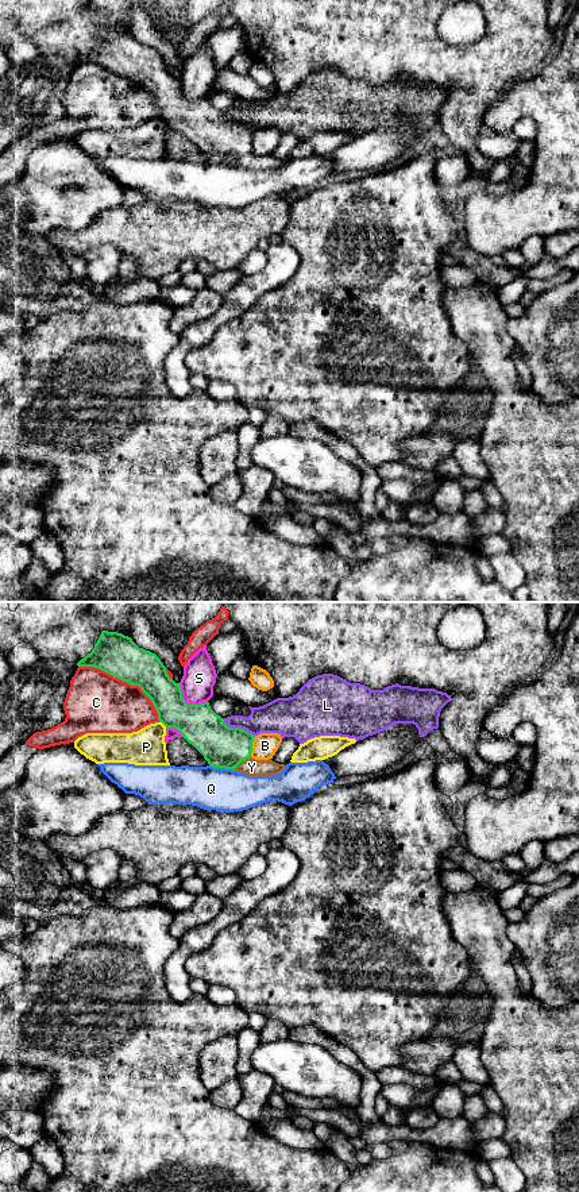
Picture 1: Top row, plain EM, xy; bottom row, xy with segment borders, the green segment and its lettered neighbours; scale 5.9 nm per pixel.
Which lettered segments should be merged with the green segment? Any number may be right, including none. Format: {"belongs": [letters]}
{"belongs": ["Y"]}

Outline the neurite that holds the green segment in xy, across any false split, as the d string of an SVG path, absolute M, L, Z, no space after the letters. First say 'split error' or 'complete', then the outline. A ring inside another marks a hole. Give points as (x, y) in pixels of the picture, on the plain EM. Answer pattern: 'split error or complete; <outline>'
split error; M103 26L92 47L77 61L94 62L131 81L139 81L151 94L159 117L178 124L213 163L232 165L248 171L271 171L286 162L271 154L252 154L254 130L227 121L209 97L188 100L182 94L180 78L167 70L161 54L139 43L128 31Z

